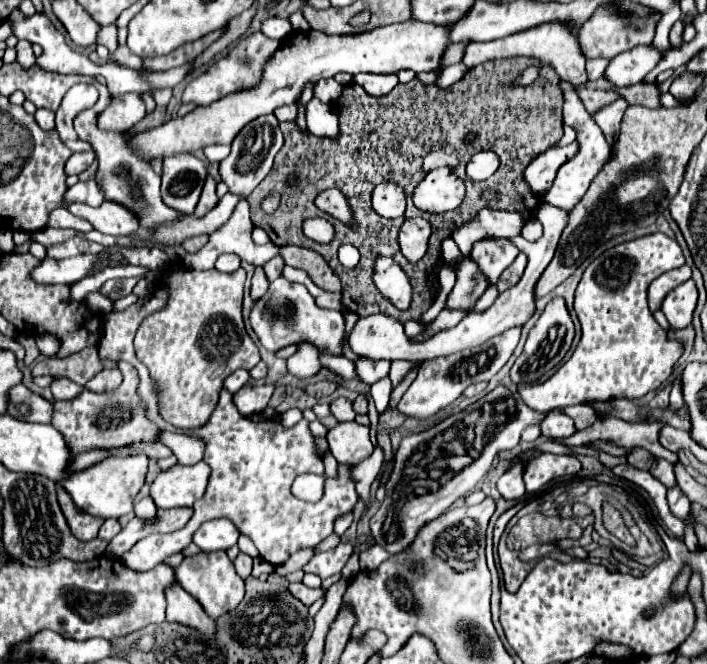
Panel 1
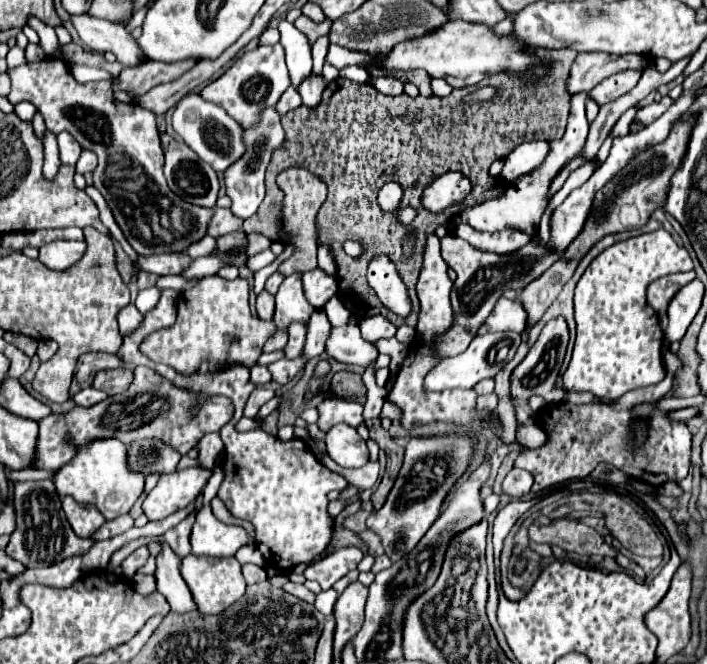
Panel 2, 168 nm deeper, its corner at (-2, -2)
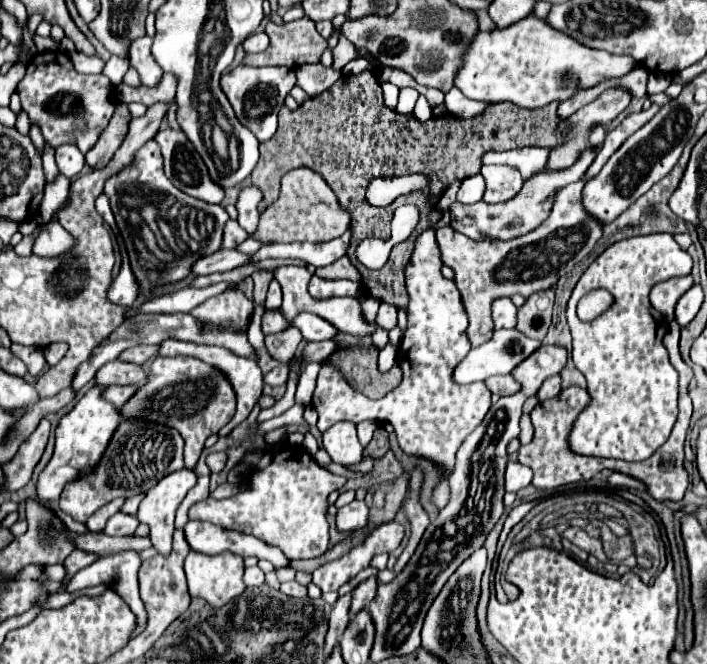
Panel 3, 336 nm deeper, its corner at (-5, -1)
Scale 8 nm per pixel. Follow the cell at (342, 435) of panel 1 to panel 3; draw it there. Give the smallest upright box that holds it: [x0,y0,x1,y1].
[322,423,362,465]

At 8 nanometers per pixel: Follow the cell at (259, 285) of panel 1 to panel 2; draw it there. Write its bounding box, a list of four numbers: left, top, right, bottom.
[257,290,275,320]

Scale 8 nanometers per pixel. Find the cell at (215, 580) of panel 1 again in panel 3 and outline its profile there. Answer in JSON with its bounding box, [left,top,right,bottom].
[184,551,246,607]

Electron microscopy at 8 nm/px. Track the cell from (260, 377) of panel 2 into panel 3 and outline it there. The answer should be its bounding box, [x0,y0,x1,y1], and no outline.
[264,365,288,385]

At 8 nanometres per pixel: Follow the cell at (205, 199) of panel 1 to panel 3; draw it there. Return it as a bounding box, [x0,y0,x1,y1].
[224,221,248,249]

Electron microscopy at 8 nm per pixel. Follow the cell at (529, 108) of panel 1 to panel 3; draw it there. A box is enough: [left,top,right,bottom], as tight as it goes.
[252,71,558,309]

